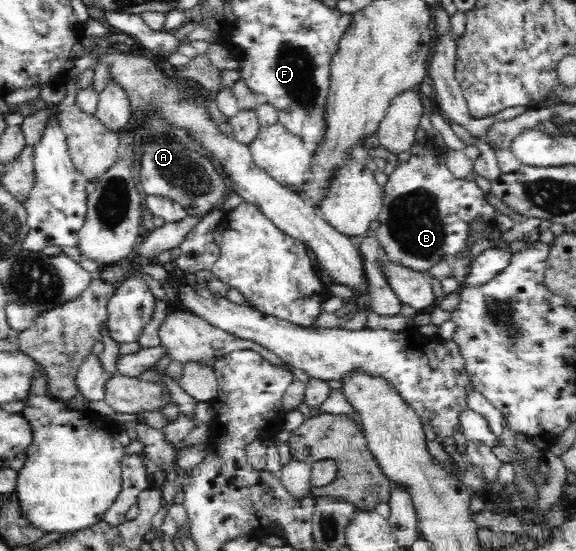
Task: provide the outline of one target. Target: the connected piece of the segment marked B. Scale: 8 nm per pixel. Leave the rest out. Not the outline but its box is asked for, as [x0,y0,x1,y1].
[375,125,504,273]

